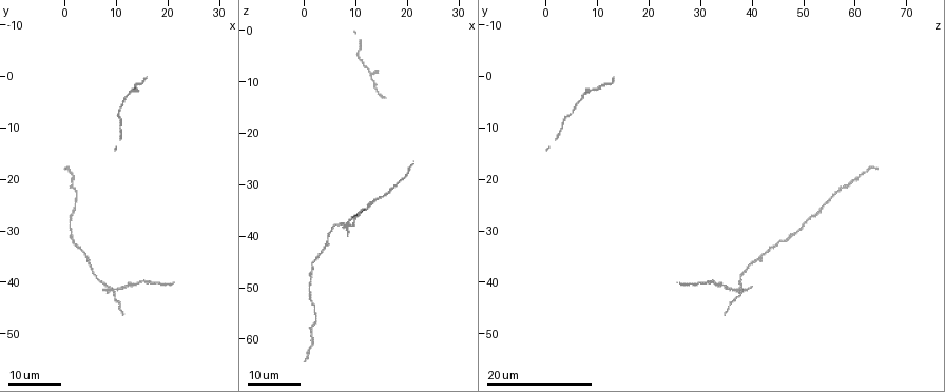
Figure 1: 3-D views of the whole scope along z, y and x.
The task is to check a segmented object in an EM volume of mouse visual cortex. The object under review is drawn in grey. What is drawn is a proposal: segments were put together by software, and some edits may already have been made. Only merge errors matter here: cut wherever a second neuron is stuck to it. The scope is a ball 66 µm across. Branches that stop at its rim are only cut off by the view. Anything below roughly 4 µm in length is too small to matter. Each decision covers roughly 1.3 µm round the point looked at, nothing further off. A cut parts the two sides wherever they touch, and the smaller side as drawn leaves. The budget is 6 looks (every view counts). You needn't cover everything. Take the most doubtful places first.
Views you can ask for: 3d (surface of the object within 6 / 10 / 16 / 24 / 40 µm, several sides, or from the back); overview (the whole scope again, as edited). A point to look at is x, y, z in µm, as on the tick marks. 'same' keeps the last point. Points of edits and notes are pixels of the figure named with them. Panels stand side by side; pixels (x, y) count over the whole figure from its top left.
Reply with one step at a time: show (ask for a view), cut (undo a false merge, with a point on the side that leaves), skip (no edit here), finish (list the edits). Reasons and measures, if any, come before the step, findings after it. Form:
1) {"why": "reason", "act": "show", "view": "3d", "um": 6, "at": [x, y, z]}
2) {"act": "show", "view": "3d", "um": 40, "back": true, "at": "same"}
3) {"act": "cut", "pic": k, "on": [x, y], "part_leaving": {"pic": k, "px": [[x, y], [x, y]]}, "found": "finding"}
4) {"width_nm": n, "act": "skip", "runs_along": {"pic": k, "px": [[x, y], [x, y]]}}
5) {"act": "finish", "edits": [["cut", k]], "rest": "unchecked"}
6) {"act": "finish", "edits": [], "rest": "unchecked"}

{"why": "a narrow waist", "act": "show", "view": "3d", "um": 24, "at": [1.5, 20.5, 59.0]}

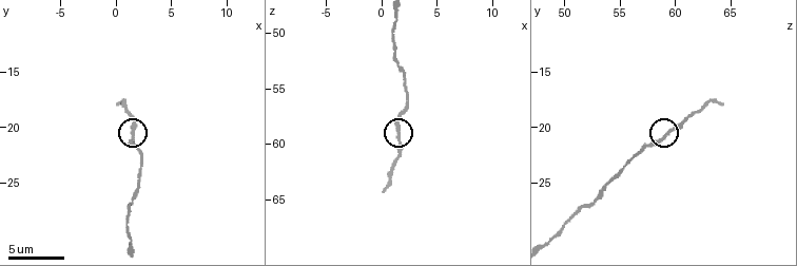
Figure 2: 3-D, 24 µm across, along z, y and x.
{"why": "zoom in", "act": "show", "view": "3d", "um": 10, "at": [1.6, 20.6, 59.2]}

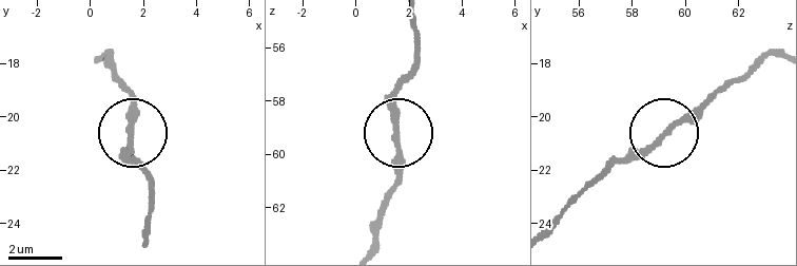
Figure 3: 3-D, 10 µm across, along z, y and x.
{"act": "skip", "runs_along": {"pic": 3, "px": [[144, 234], [151, 187], [131, 160], [131, 88]]}, "found": "continuous, no second neuron"}

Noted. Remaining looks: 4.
{"act": "show", "view": "3d", "um": 24, "at": [1.5, 31.0, 48.0]}

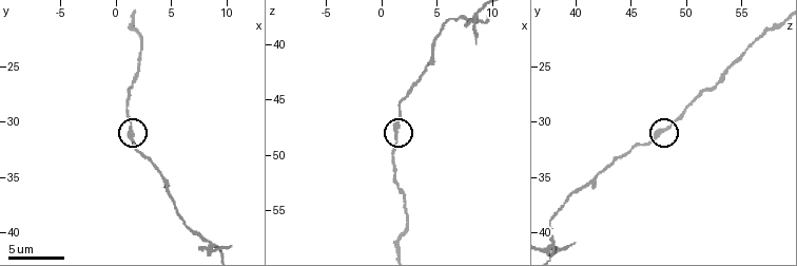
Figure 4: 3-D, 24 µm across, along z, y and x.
{"act": "show", "view": "3d", "um": 6, "at": [1.4, 30.6, 48.4]}

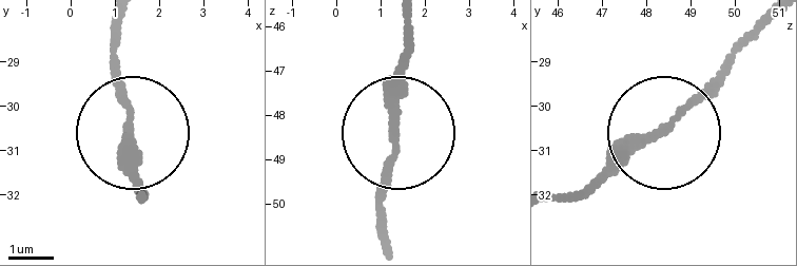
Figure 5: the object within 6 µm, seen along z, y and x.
{"act": "skip", "runs_along": {"pic": 5, "px": [[404, 24], [382, 235]]}, "found": "all the same neuron"}

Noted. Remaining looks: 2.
{"why": "narrows sharply", "act": "show", "view": "3d", "um": 10, "at": [1.6, 26.8, 52.8]}

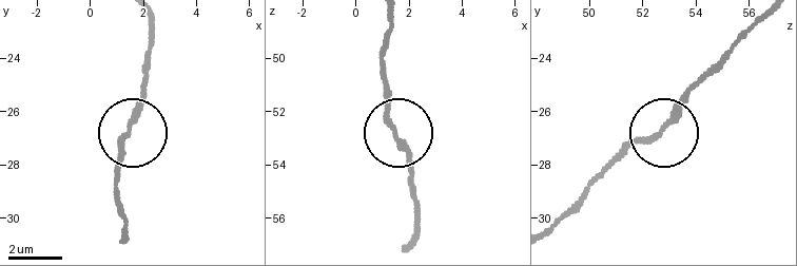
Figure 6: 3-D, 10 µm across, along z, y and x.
{"width_nm": 210, "act": "skip", "runs_along": {"pic": 6, "px": [[123, 233], [117, 158], [149, 65]]}, "found": "all the same neuron"}

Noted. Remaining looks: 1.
{"act": "finish", "edits": [], "rest": "unchecked"}

